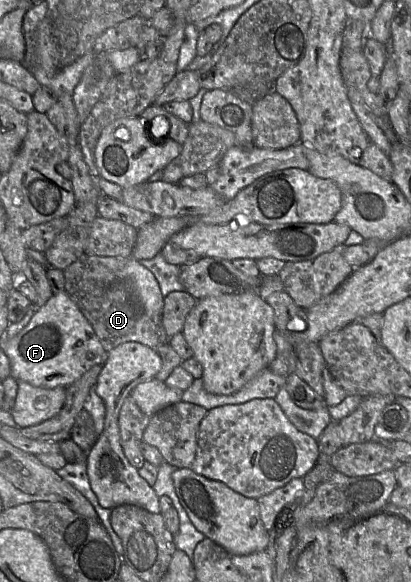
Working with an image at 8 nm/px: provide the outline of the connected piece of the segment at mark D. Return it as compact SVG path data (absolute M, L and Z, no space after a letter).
M84 253L63 270L65 292L89 321L106 352L129 341L141 343L157 352L161 345L168 343L169 337L162 325L161 317L148 316L133 292L130 283L123 279L123 268L127 261L128 258L124 257L95 256Z

